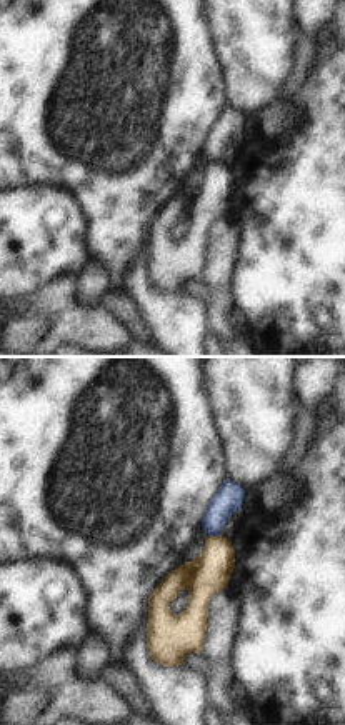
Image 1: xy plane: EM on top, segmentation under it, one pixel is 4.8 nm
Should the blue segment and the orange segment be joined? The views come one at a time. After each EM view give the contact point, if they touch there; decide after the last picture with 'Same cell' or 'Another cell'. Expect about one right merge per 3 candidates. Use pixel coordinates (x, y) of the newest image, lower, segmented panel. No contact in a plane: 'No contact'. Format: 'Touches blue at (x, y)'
Touches blue at (212, 535)

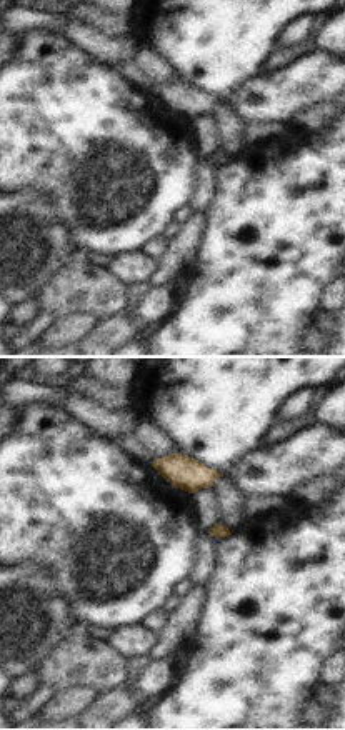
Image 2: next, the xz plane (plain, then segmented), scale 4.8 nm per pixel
Touches blue at (217, 539)

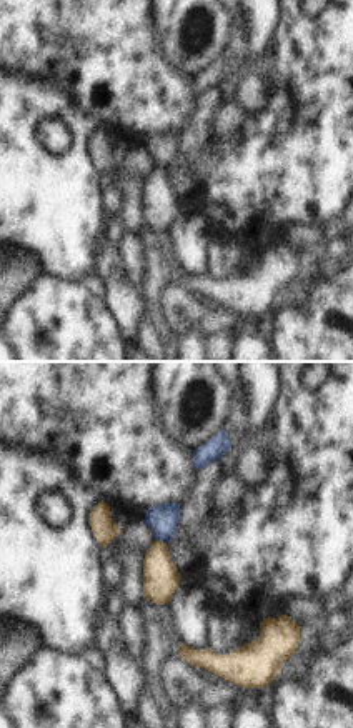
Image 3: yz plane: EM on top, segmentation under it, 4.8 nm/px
Touches blue at (160, 540)

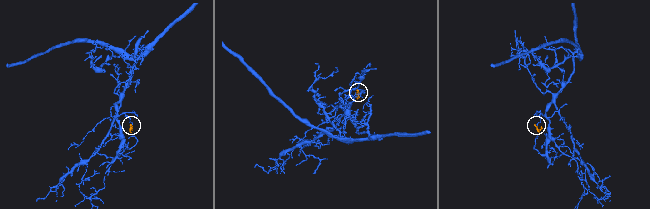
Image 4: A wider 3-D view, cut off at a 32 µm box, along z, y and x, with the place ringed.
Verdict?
Another cell

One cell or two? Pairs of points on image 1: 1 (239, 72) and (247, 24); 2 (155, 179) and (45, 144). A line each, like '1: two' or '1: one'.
1: one
2: one

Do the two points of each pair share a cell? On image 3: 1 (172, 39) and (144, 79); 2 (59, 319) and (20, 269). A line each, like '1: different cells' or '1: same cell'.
1: different cells
2: different cells

